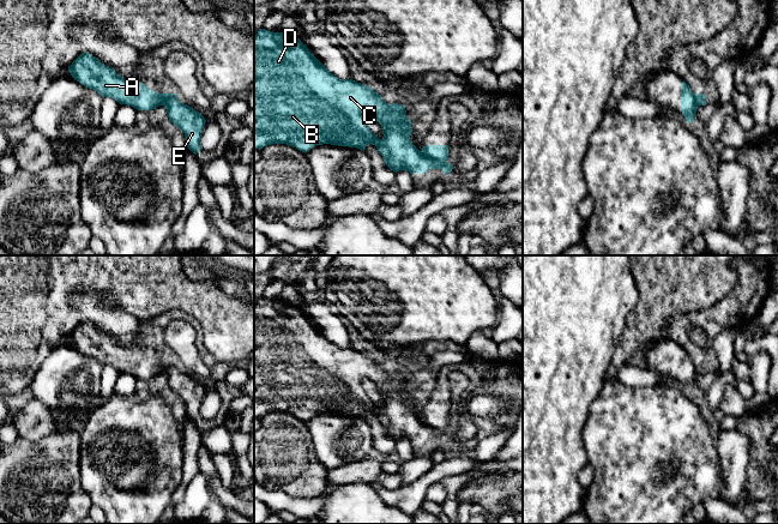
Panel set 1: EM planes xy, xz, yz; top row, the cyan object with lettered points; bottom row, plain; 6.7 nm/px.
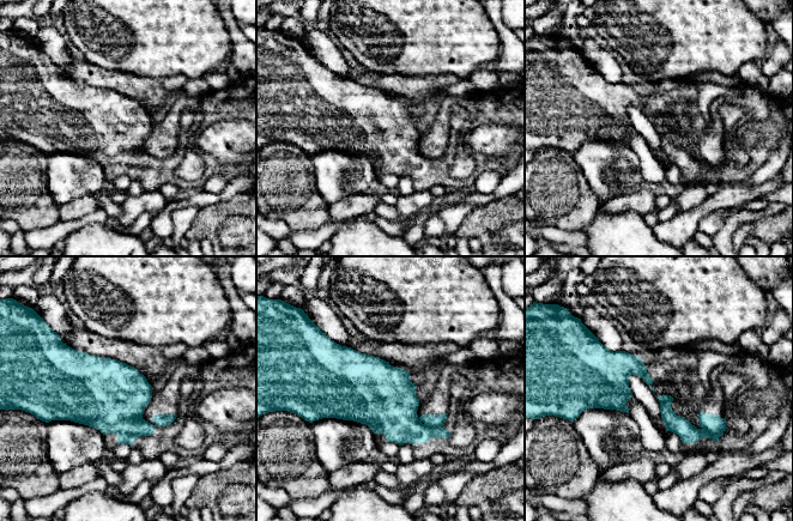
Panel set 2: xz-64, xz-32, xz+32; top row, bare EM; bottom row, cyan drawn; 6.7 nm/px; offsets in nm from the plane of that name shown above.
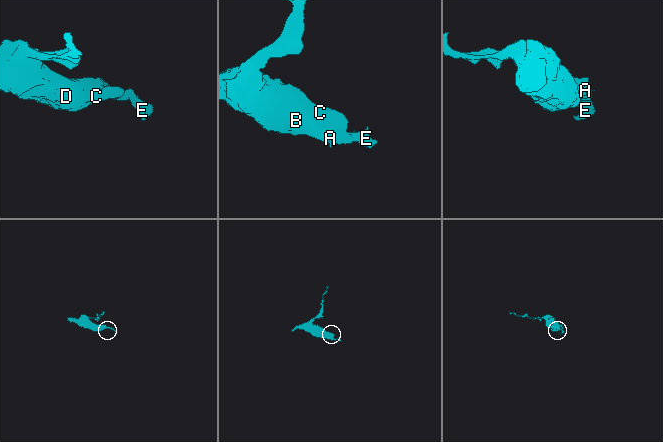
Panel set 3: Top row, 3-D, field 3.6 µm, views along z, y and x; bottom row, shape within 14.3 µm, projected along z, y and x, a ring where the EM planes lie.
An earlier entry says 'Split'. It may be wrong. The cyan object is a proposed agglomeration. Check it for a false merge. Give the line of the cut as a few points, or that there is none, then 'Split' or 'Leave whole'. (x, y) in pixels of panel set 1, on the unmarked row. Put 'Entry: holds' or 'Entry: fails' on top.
Entry: holds
Split along xz (420, 420), (428, 426), (445, 429). Split

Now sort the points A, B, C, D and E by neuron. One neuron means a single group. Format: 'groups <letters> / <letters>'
groups A B C D / E

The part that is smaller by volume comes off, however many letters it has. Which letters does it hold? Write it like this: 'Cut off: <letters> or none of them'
Cut off: E

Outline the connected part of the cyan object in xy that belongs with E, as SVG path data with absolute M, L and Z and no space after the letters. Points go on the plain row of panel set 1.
M173 367L164 373L169 390L181 397L186 405L186 416L194 423L201 417L200 405L205 394L205 386L192 375Z

